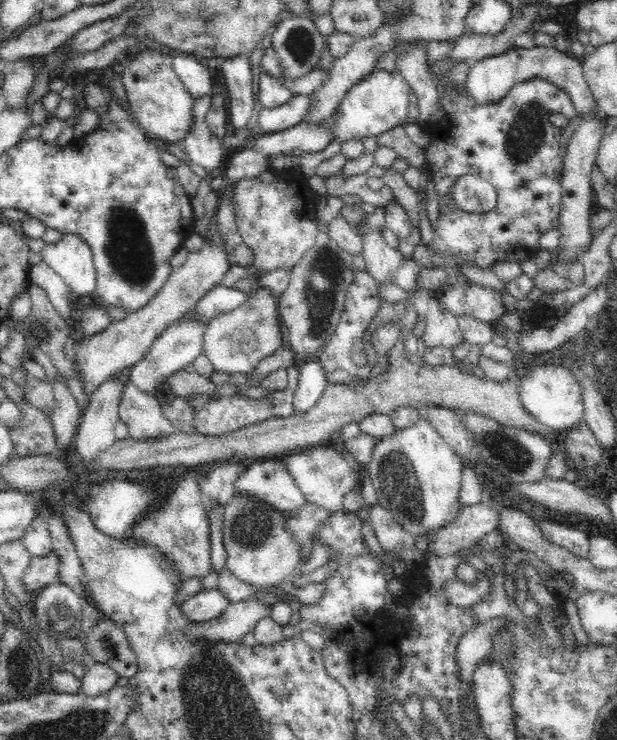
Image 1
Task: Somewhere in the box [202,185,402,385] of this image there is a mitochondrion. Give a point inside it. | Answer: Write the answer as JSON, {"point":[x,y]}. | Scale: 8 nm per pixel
{"point":[325,272]}

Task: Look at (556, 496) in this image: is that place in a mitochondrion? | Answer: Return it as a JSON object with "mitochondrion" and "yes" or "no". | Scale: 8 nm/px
{"mitochondrion":"no"}

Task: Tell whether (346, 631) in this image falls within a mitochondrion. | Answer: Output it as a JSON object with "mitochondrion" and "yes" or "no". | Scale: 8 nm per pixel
{"mitochondrion":"no"}

